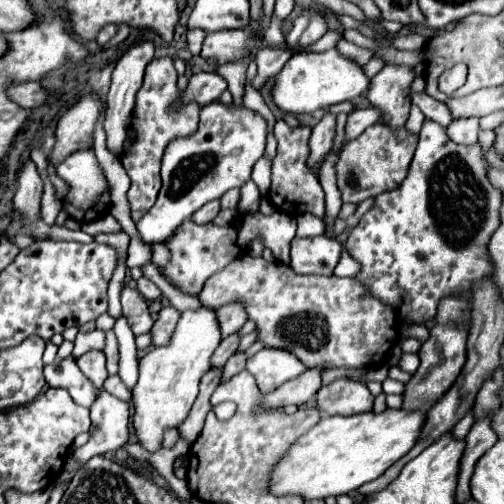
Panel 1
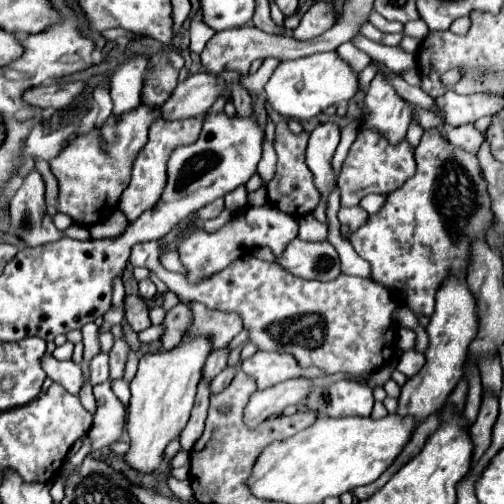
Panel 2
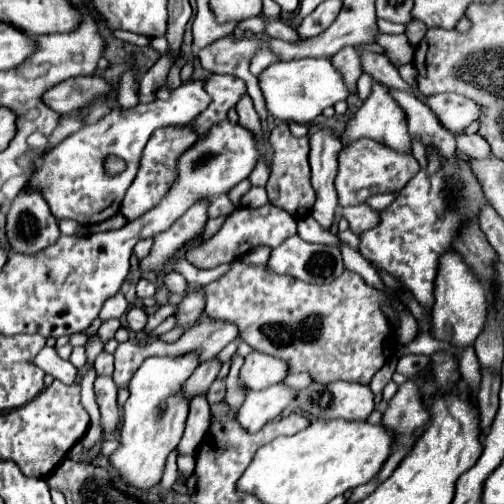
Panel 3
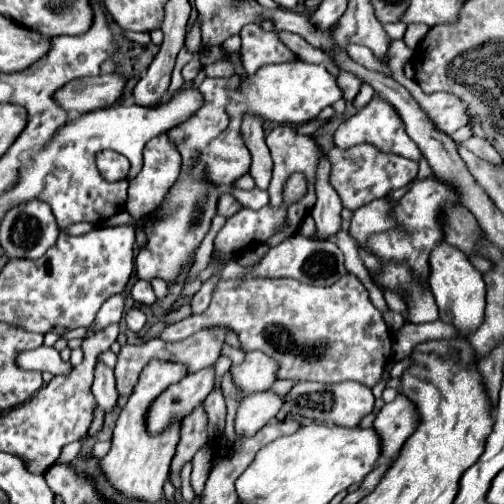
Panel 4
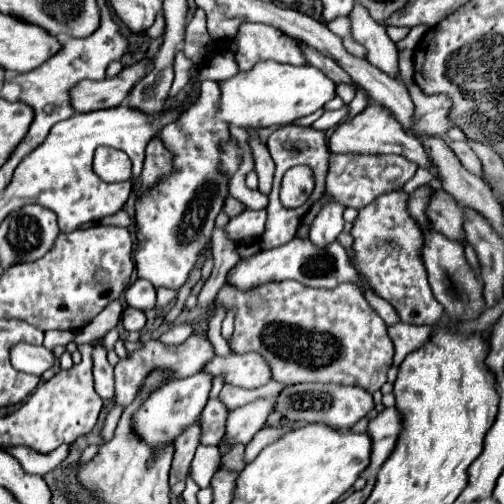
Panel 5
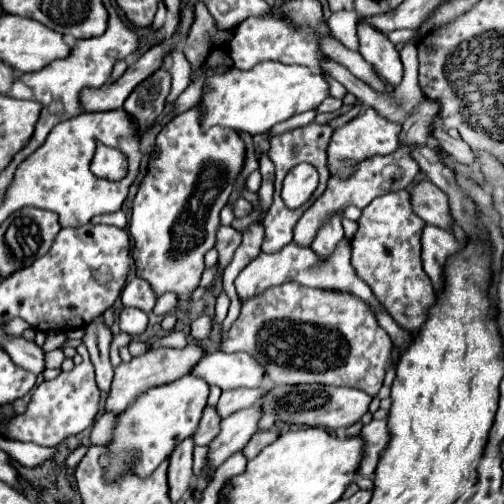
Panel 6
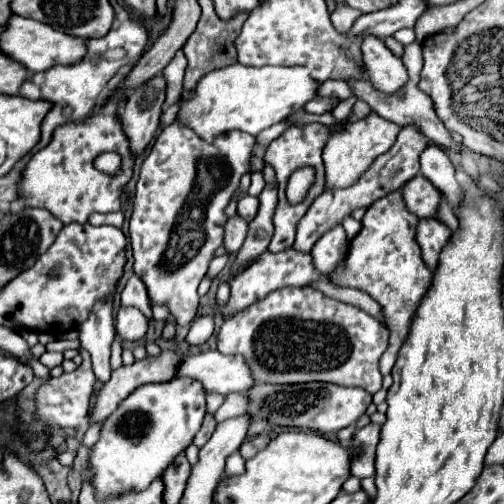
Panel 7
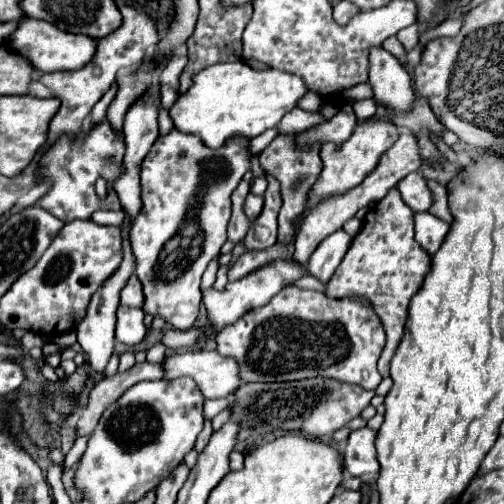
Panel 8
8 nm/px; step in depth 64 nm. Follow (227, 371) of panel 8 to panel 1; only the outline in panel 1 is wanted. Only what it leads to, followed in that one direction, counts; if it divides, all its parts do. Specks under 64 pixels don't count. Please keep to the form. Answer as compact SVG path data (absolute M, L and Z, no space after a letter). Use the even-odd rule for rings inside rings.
M262 348L254 356L248 358L246 370L256 378L256 384L262 394L272 392L280 384L296 378L306 370L292 352L282 348Z

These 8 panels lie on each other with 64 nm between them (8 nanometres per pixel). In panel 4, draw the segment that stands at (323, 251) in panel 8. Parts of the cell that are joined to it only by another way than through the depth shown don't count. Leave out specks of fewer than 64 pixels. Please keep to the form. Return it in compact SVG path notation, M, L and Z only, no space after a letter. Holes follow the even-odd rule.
M320 148L320 164L318 164L318 172L316 172L316 196L318 196L318 200L316 200L316 206L312 208L312 218L316 222L320 240L324 240L326 236L336 234L340 230L342 202L328 180L330 168L332 168L332 164L330 164L326 152L322 152L322 148Z

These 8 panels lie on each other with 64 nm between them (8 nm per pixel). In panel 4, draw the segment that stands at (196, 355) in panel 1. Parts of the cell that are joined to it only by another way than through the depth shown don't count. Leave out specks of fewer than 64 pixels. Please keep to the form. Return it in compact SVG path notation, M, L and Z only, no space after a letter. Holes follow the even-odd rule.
M152 360L140 372L136 388L134 388L132 396L128 398L126 406L120 412L120 418L118 418L116 428L114 428L112 448L100 460L100 468L108 476L112 486L118 488L122 494L126 494L130 498L156 502L156 500L160 500L164 496L162 486L164 486L164 480L168 476L170 460L174 456L176 444L180 440L180 424L182 422L172 420L170 426L164 432L152 434L152 432L148 432L148 426L146 426L146 414L148 414L148 408L150 408L152 400L156 400L156 396L160 396L160 392L164 392L168 386L178 384L186 374L188 374L188 370L186 370L184 364Z

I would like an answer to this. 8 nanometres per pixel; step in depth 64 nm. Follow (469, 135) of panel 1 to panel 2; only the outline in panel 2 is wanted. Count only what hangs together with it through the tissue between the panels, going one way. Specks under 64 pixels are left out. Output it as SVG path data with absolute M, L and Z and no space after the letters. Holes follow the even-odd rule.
M464 124L464 126L456 126L456 128L448 128L446 136L448 136L448 140L454 146L460 146L460 148L470 150L470 152L478 152L478 148L480 148L480 144L484 140L482 132L478 132L474 128L474 124Z

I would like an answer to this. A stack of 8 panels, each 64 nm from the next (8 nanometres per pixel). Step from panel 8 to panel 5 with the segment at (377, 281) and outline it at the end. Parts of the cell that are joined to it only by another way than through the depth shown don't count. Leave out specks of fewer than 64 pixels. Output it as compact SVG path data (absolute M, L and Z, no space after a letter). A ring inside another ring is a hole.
M398 190L382 194L372 204L358 210L358 216L350 232L354 238L356 268L366 274L374 292L398 310L402 322L432 326L442 318L442 308L428 286L426 268L420 258L422 234L416 222L406 212L406 200L408 194Z

